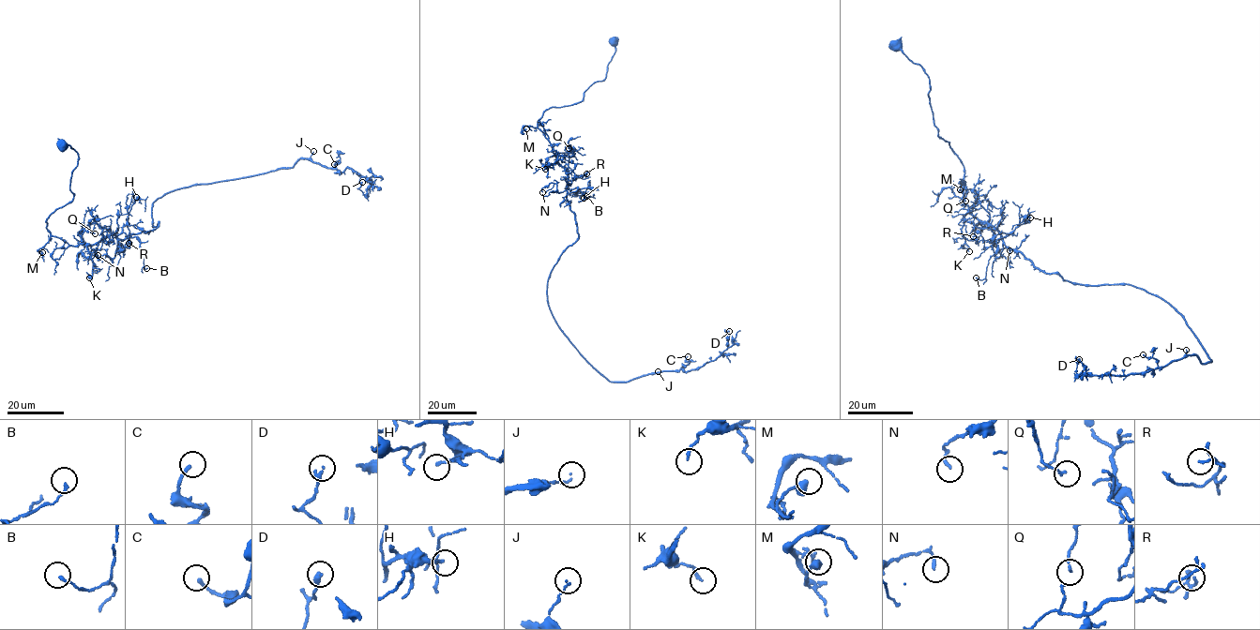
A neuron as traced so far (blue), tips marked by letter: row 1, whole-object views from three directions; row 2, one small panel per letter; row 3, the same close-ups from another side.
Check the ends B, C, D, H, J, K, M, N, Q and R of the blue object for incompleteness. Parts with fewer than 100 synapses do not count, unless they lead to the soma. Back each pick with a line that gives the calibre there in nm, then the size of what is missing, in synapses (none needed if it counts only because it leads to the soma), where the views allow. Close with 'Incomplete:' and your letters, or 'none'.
Incomplete: none

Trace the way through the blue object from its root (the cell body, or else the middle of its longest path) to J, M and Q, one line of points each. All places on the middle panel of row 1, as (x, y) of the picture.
J: (614, 42), (603, 81), (537, 122), (567, 175), (579, 237), (552, 271), (547, 302), (609, 381), (658, 371)
M: (614, 42), (603, 81), (590, 86), (581, 102), (548, 109), (537, 127), (524, 126), (521, 133), (526, 128)
Q: (614, 42), (603, 81), (581, 102), (548, 109), (537, 122), (554, 154), (569, 148)

